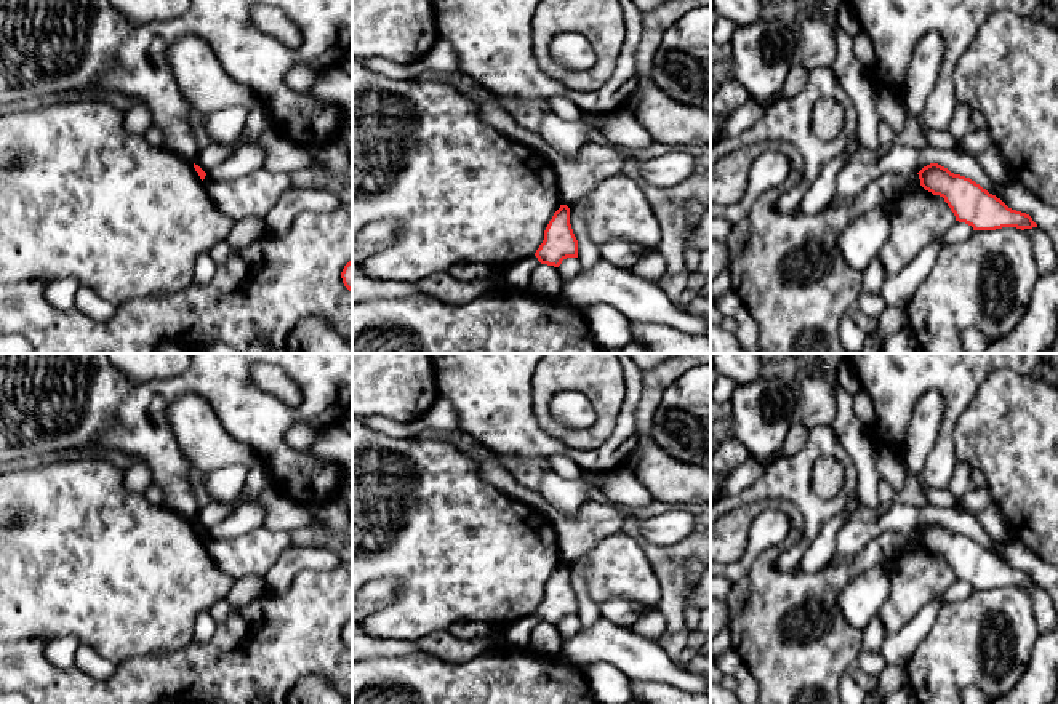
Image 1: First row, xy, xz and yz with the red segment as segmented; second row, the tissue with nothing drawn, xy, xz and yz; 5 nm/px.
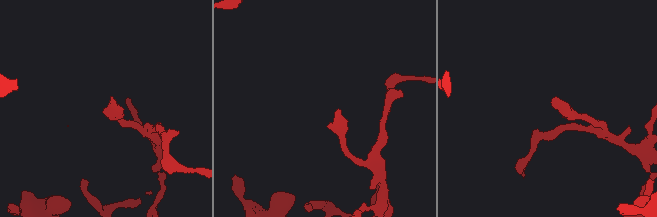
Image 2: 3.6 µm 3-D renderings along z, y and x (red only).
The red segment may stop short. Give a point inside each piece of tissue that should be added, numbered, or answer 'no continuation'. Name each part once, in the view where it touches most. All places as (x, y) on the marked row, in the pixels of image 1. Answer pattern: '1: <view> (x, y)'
no continuation

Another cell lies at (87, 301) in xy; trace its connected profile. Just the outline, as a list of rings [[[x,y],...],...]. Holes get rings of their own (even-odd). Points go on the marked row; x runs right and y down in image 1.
[[[86,286],[78,288],[75,294],[75,309],[99,323],[107,323],[117,312],[112,302],[102,299],[94,290]]]

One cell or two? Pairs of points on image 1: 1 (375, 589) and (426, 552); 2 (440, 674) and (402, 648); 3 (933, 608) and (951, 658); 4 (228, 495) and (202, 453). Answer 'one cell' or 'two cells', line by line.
1: two cells
2: two cells
3: two cells
4: two cells

